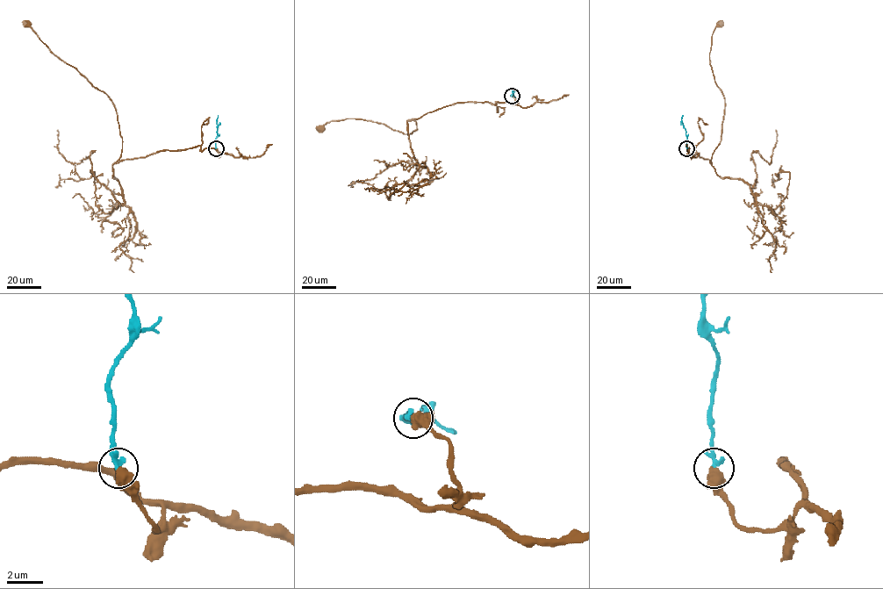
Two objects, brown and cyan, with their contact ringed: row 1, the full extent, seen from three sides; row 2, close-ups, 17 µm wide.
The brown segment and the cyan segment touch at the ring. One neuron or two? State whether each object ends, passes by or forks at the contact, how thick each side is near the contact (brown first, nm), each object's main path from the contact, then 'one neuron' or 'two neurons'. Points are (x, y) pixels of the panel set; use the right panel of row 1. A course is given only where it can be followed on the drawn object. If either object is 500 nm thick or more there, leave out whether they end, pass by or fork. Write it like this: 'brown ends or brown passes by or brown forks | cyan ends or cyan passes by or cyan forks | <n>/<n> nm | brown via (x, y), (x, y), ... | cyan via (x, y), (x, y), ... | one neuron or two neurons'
650/300 nm | brown via (686, 148), (693, 154), (695, 146), (711, 163), (721, 140), (724, 97), (709, 61), (720, 23) | cyan via (686, 148), (683, 115) | one neuron

